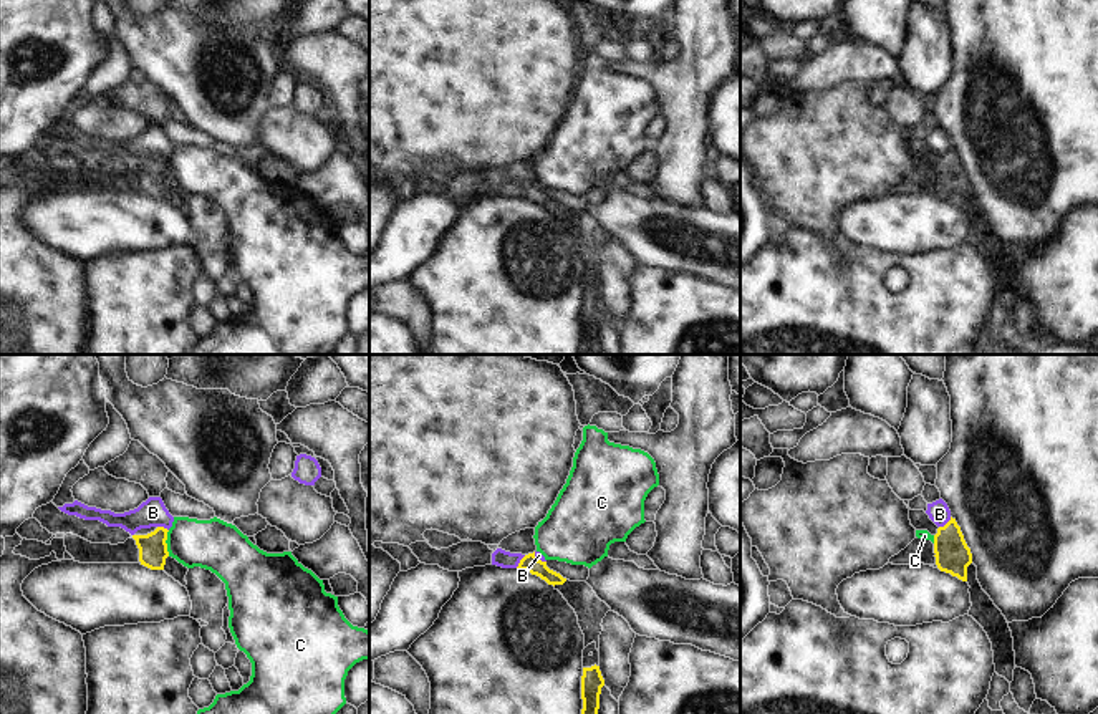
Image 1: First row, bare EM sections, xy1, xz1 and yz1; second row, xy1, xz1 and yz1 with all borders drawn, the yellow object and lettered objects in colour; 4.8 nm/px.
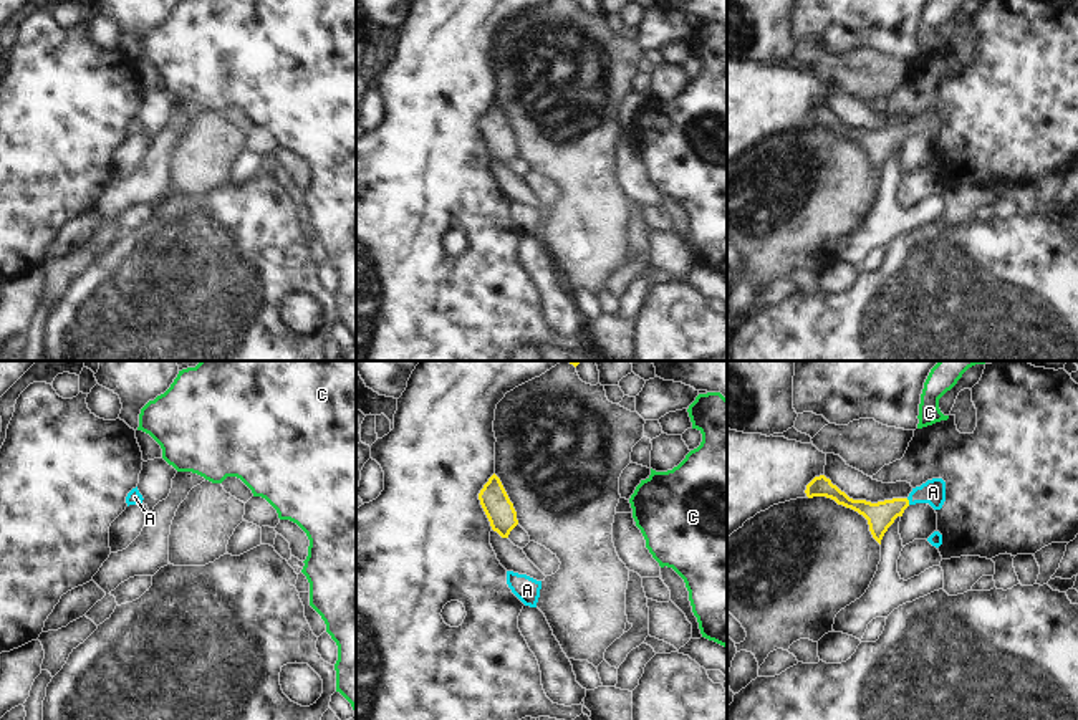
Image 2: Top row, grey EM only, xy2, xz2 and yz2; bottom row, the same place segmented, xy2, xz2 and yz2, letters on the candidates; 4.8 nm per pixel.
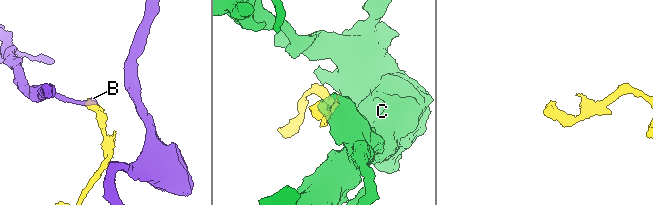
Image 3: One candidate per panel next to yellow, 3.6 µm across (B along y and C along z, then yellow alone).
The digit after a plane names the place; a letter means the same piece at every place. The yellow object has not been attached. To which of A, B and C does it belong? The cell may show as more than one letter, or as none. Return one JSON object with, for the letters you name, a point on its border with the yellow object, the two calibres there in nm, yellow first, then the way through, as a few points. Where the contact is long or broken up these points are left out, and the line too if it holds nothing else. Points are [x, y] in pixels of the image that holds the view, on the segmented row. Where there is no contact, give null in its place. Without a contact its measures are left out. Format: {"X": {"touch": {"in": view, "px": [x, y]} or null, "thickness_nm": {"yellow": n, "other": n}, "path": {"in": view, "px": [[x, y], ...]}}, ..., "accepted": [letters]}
{"A": {"touch": {"in": "yz2", "px": [908, 502]}, "thickness_nm": {"yellow": 140, "other": 120}, "path": {"in": "yz2", "px": [[881, 515], [908, 502], [933, 492]]}}, "accepted": ["A"]}

